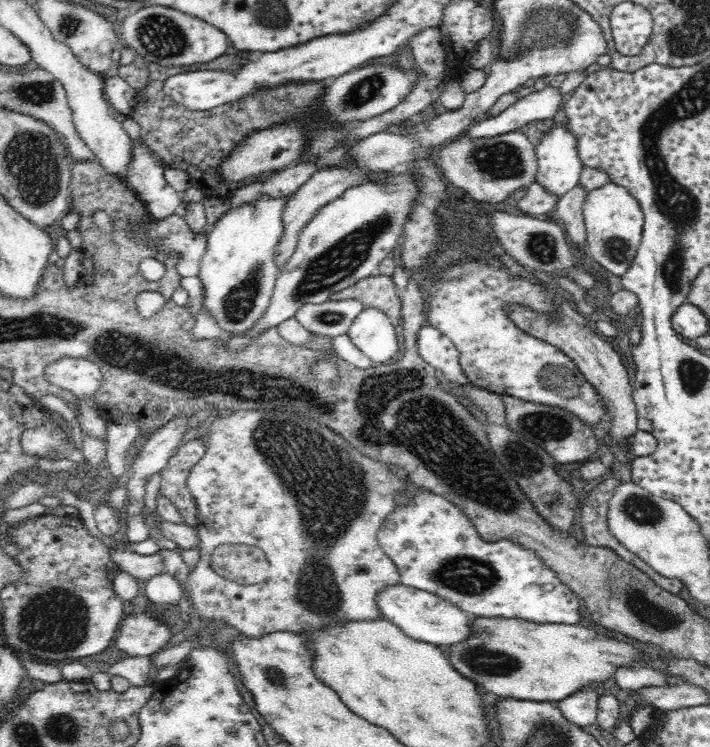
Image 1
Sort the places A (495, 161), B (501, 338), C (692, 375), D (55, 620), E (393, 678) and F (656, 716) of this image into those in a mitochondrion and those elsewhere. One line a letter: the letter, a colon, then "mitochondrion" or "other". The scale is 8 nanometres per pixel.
A: mitochondrion
B: other
C: mitochondrion
D: mitochondrion
E: other
F: other

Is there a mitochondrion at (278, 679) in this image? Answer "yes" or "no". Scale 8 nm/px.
yes

